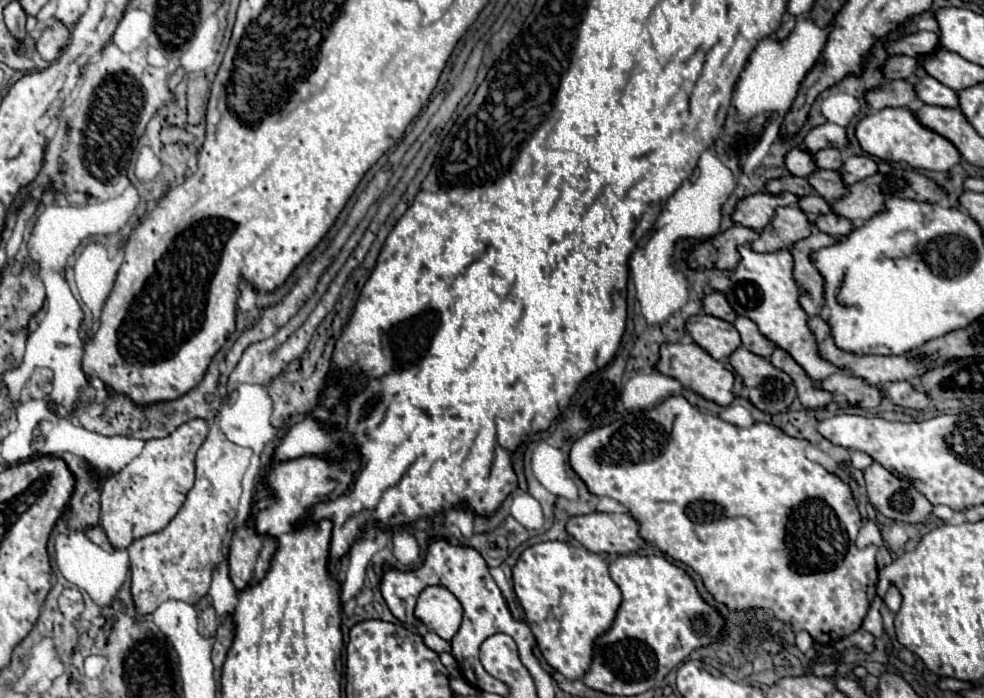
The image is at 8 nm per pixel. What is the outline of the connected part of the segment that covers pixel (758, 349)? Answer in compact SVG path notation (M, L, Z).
M738 317L734 321L734 327L738 329L740 333L740 339L742 339L742 345L754 353L754 355L760 355L760 357L770 357L770 353L776 349L776 345L772 341L768 341L764 335L760 335L758 327L748 319L748 317Z

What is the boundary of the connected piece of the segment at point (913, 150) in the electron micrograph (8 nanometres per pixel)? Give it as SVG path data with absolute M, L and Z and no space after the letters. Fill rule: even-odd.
M882 109L866 115L856 125L856 139L868 155L882 161L906 161L914 169L948 171L962 159L958 149L948 139L922 127L910 109Z

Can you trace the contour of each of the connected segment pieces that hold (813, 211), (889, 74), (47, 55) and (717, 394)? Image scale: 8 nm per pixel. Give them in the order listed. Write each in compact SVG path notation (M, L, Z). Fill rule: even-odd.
M818 195L800 197L800 199L798 199L798 207L800 207L810 219L814 219L816 215L824 215L824 213L830 211L830 205L828 205L822 197L818 197Z
M892 55L886 59L884 67L882 67L882 75L886 81L892 79L910 79L914 75L918 67L918 61L914 57L906 57L906 55Z
M56 21L52 27L44 29L42 37L36 43L36 49L46 63L52 63L56 61L56 57L60 57L64 45L68 45L68 29L60 21Z
M664 343L660 347L660 359L656 363L656 369L662 375L668 375L676 381L680 381L686 389L694 391L696 395L714 401L716 405L728 405L736 399L734 393L734 373L720 361L712 359L704 349L700 349L696 343Z

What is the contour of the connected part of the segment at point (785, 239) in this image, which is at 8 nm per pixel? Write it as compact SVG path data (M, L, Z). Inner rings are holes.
M798 207L776 209L772 221L760 231L760 237L750 243L752 251L778 251L810 235L810 221Z

